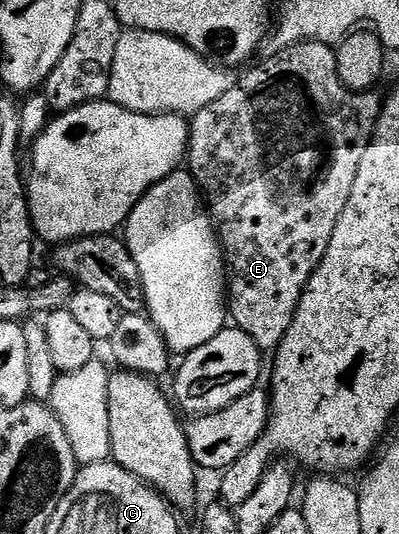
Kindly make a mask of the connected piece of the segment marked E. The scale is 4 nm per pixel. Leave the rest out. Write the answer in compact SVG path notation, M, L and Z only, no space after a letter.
M296 43L293 47L277 50L275 54L273 59L268 59L257 67L249 66L243 72L245 75L241 79L239 76L233 82L232 88L222 93L222 97L218 97L218 101L206 105L206 109L191 116L186 156L187 170L200 186L207 214L211 215L212 222L216 224L216 235L220 239L220 248L224 250L227 314L235 326L250 333L250 337L254 337L254 341L264 353L275 352L280 346L282 337L286 337L286 331L294 321L306 285L318 269L322 257L326 257L326 249L330 249L330 237L334 237L338 217L342 217L342 209L346 209L350 201L350 189L354 189L354 177L358 177L358 169L362 169L362 157L366 157L366 149L370 145L372 134L376 131L376 122L380 120L382 110L381 96L376 96L375 90L351 91L342 81L342 77L338 77L336 52L329 44Z

